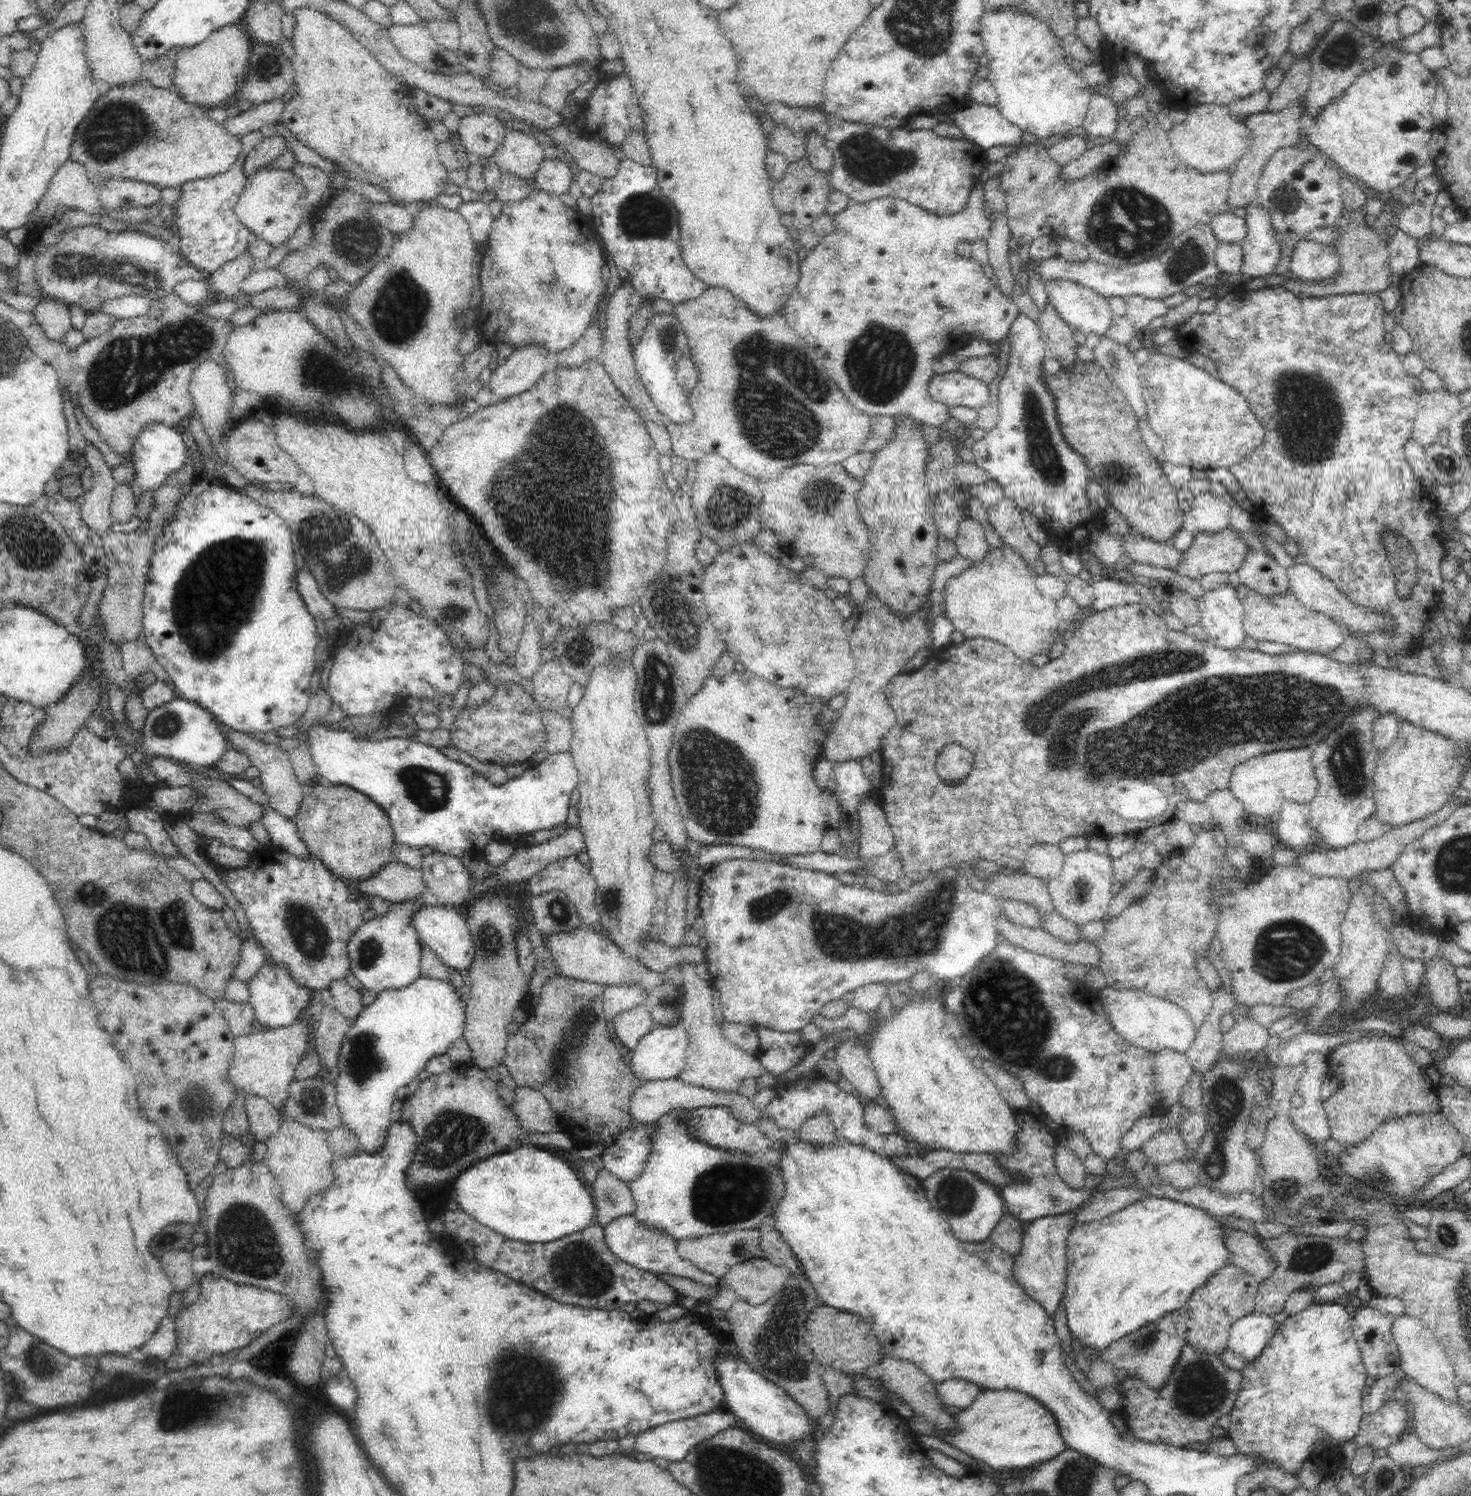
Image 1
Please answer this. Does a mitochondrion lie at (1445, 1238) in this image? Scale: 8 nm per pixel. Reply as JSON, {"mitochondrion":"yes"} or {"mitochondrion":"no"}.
{"mitochondrion":"yes"}

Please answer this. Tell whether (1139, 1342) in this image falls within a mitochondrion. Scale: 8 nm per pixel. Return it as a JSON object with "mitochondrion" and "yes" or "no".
{"mitochondrion":"yes"}

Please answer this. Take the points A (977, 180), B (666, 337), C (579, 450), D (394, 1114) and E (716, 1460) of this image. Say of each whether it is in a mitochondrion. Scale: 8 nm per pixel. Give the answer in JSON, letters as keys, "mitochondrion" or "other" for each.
{"A":"other","B":"mitochondrion","C":"mitochondrion","D":"other","E":"mitochondrion"}

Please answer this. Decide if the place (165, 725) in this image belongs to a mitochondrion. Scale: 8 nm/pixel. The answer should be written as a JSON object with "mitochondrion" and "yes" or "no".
{"mitochondrion":"yes"}

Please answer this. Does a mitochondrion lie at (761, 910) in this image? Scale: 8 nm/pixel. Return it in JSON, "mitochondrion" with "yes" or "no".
{"mitochondrion":"yes"}

